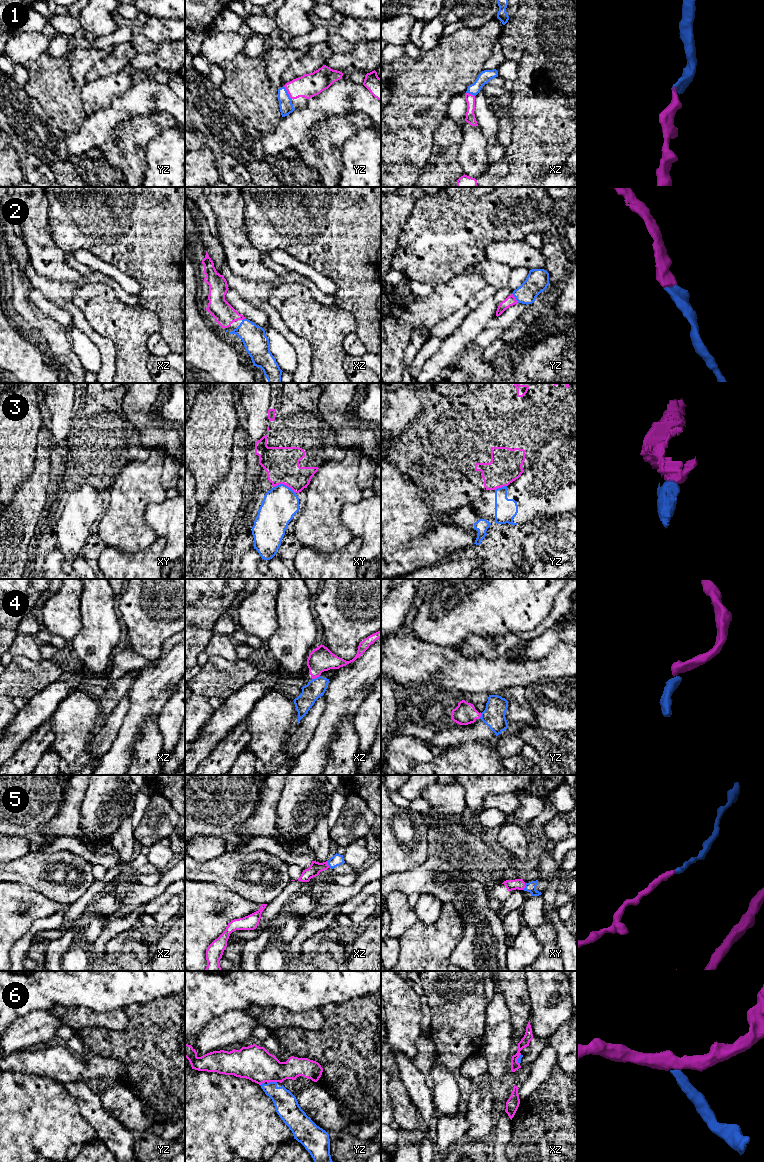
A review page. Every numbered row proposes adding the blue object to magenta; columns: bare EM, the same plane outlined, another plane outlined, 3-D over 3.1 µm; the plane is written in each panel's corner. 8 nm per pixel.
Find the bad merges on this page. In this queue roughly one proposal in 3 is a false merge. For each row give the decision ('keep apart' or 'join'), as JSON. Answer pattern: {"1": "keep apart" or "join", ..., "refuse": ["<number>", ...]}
{"1": "join", "2": "join", "3": "keep apart", "4": "keep apart", "5": "join", "6": "keep apart", "refuse": ["3", "4", "6"]}

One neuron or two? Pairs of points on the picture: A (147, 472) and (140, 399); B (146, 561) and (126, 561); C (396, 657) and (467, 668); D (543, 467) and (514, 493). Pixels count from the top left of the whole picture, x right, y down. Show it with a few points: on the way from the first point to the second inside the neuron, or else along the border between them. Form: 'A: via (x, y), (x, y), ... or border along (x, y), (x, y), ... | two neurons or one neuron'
A: border along (151, 448), (163, 448), (165, 450) | two neurons
B: via (141, 561), (131, 561) | one neuron
C: via (414, 663), (439, 665), (443, 668), (449, 668) | one neuron
D: border along (520, 476), (526, 478), (526, 488), (550, 485) | two neurons

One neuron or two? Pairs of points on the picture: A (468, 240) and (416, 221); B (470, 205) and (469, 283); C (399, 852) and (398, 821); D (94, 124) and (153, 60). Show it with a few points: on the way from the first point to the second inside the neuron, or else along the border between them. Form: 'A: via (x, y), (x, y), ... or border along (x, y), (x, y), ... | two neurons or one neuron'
A: via (455, 234), (429, 234) | one neuron
B: border along (463, 271), (443, 284) | two neurons
C: via (396, 844), (393, 835), (398, 829) | one neuron
D: border along (146, 78), (166, 84) | two neurons

